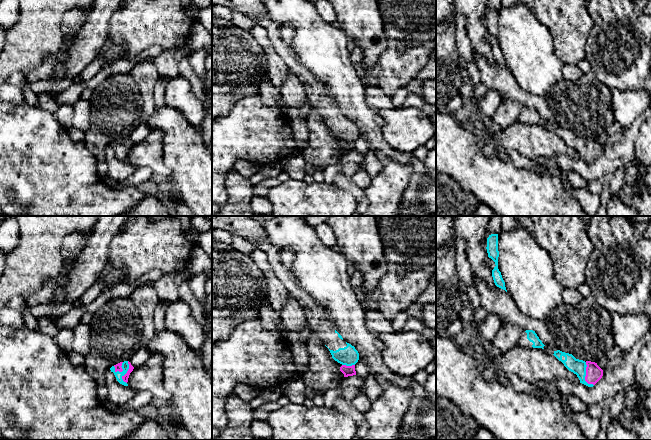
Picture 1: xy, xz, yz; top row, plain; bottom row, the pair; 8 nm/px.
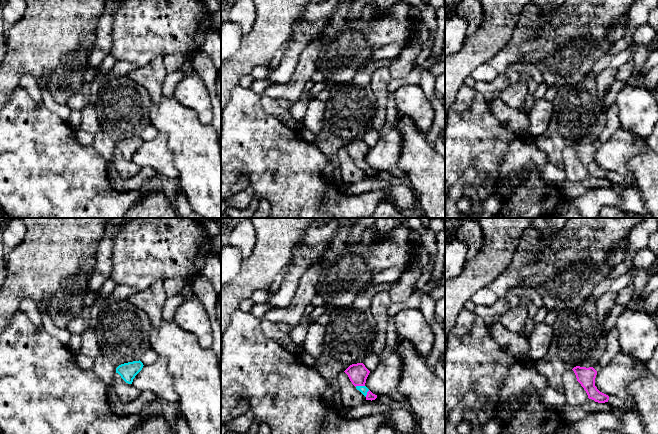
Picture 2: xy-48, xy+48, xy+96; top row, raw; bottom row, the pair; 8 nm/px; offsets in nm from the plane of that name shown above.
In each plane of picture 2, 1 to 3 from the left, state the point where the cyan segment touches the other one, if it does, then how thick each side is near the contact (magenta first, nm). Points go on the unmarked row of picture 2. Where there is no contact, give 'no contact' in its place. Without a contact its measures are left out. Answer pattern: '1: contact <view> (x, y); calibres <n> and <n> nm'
1: no contact
2: contact xy+48 (359, 161); calibres 160 and 60 nm
3: no contact

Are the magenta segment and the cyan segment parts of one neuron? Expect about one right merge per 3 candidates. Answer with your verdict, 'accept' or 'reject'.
accept

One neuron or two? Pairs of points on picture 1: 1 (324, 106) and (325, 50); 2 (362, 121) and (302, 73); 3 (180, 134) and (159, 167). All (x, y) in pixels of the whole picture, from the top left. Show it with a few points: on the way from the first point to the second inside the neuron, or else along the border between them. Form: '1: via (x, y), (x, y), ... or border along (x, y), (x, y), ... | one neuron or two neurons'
1: border along (307, 68), (324, 85), (324, 90), (335, 105) | two neurons
2: border along (315, 76), (334, 106) | two neurons
3: border along (163, 137), (163, 163), (170, 170), (170, 177) | two neurons

